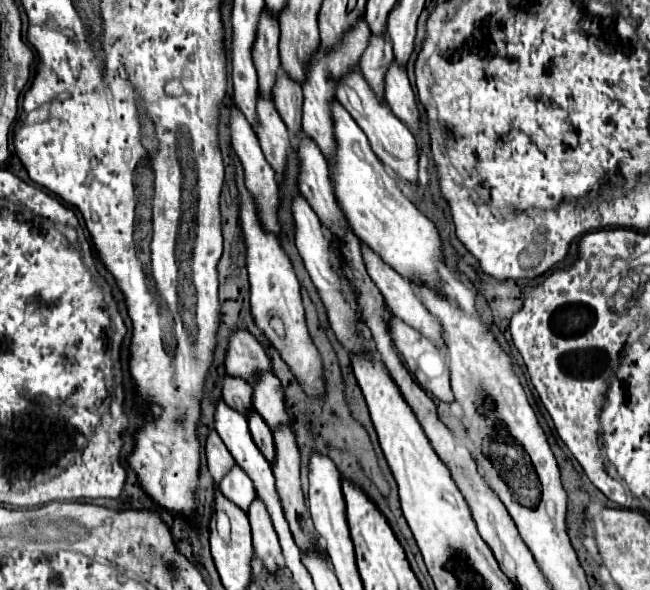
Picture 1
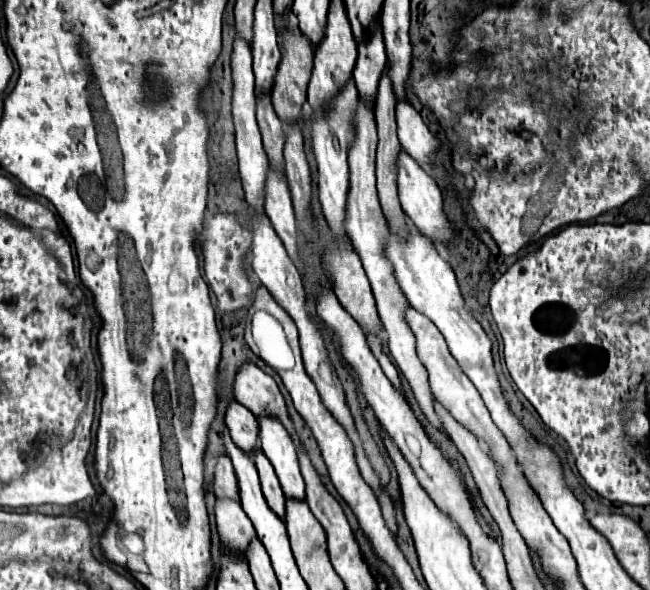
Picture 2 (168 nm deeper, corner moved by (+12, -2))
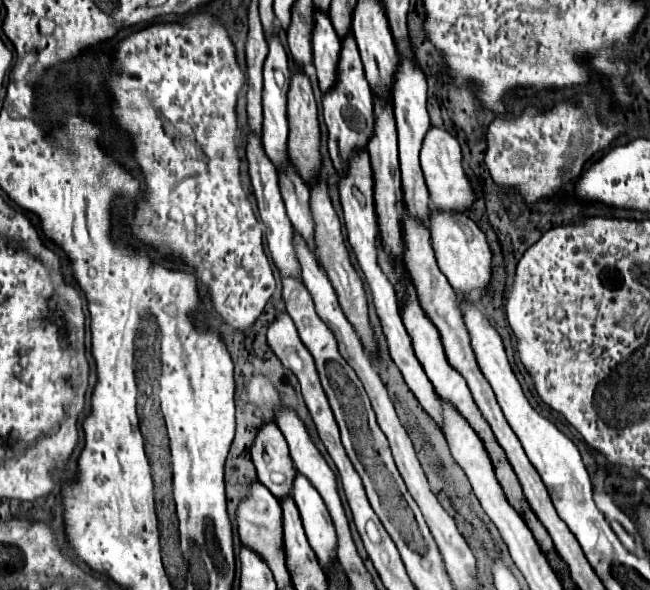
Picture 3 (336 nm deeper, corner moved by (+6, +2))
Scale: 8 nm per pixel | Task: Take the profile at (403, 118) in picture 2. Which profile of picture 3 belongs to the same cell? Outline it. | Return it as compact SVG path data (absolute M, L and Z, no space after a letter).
M430 127L430 131L424 137L424 143L422 143L420 163L422 163L422 171L426 177L426 185L428 185L434 209L452 211L452 213L468 213L476 199L476 193L474 193L470 179L464 173L462 149L460 149L460 143L456 141L456 137L452 137L444 129Z

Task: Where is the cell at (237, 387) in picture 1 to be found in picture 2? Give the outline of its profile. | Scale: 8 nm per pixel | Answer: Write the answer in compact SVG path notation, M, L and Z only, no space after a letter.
M230 401L224 413L224 423L232 433L232 439L236 439L236 445L244 447L248 455L252 455L254 449L260 447L260 441L256 437L256 417L238 401Z

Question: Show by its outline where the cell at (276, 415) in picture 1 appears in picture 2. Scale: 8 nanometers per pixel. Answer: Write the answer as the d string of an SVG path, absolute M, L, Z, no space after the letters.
M274 415L258 417L258 437L264 455L276 469L284 493L288 497L304 497L304 479L300 475L296 447L282 421Z

